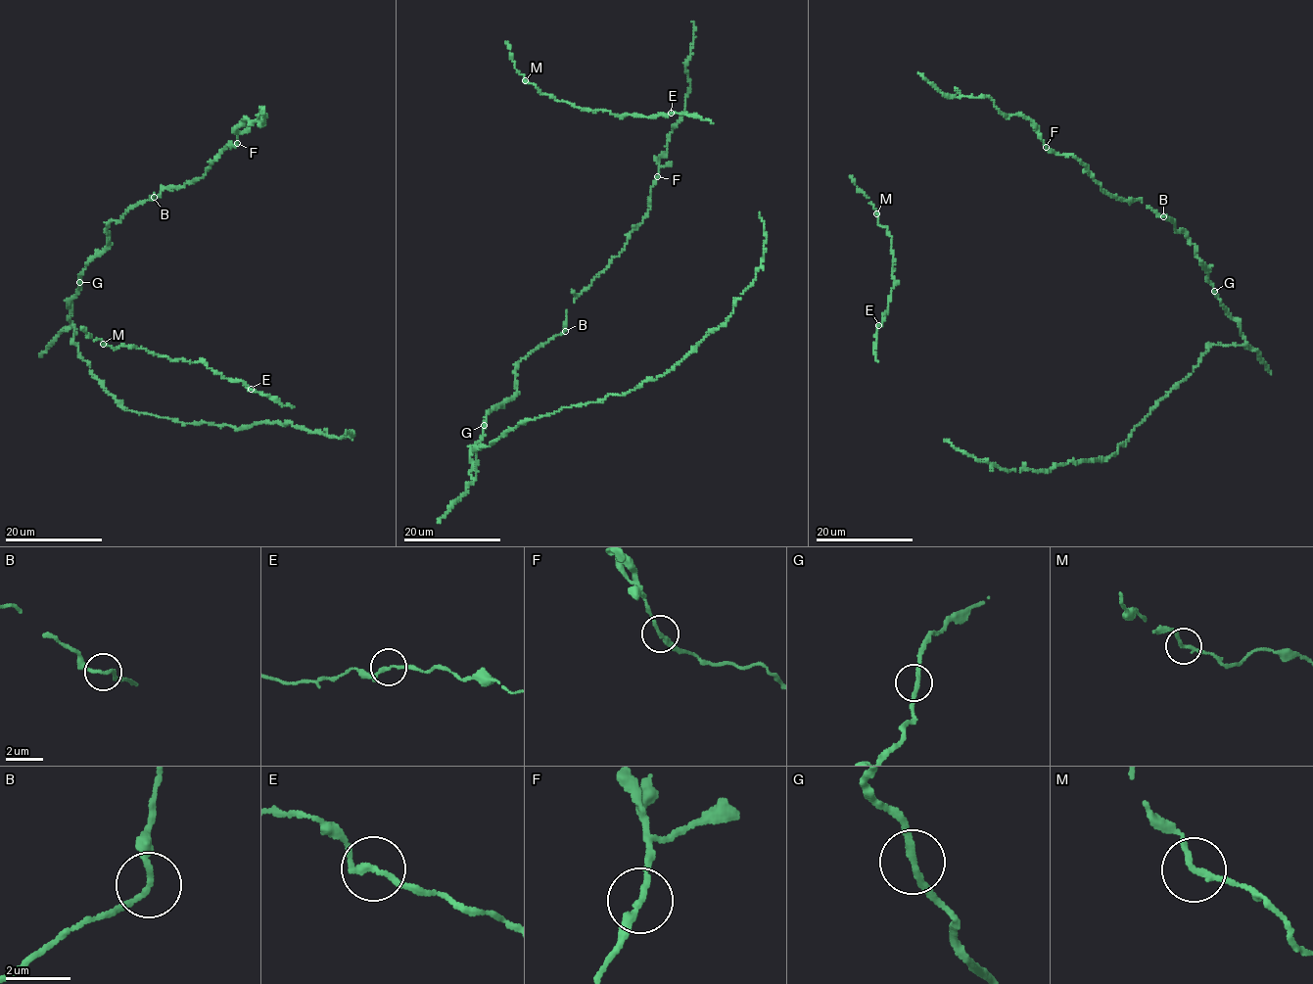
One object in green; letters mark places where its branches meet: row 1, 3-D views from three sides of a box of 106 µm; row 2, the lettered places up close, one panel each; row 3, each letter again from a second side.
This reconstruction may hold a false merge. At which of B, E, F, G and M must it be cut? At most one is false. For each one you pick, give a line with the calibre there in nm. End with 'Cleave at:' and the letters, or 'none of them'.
Cleave at: none of them

